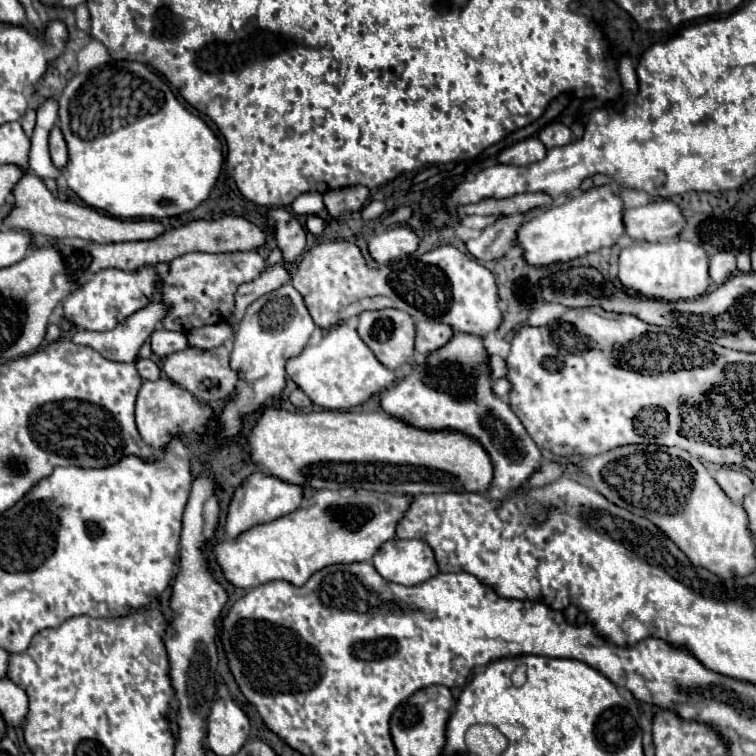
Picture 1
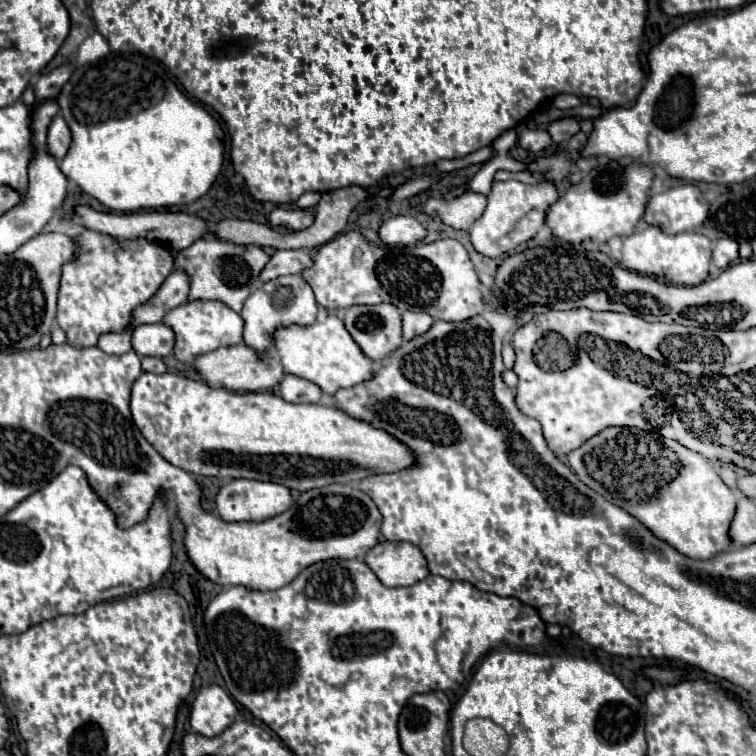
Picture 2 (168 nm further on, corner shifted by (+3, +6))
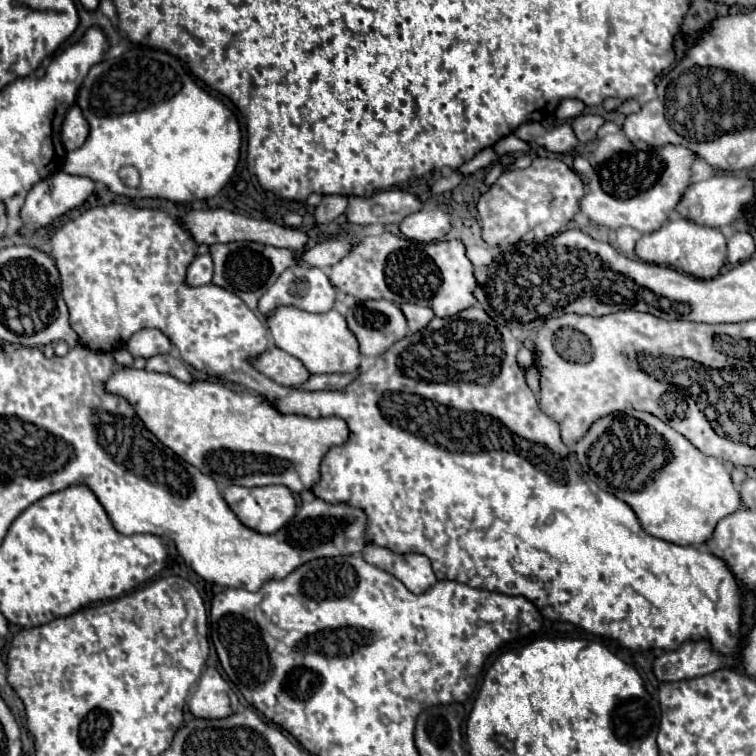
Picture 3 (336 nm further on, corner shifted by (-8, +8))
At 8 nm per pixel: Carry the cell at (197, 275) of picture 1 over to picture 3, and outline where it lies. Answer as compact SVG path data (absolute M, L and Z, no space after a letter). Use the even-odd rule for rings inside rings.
M223 243L211 245L211 257L215 263L213 283L237 293L251 311L257 311L257 303L261 295L271 287L271 269L273 269L273 283L277 277L293 263L293 253L279 247L269 247L263 243Z

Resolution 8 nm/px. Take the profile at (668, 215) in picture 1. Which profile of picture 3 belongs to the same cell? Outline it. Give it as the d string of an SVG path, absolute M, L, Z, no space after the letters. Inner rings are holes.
M715 175L711 179L705 179L705 181L699 181L699 183L693 183L679 207L677 207L677 213L685 219L691 219L699 225L707 225L707 227L723 227L723 225L731 225L739 213L743 211L745 205L749 205L755 197L755 181L749 179L749 177L735 177L735 175Z

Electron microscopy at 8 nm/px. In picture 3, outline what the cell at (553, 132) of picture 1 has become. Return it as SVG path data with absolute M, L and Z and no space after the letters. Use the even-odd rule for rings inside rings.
M579 115L577 119L573 119L573 131L581 143L587 143L597 137L597 129L603 123L605 119L599 115Z

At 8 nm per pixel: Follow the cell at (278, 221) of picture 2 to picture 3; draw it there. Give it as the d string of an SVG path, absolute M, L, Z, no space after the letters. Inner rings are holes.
M325 195L315 211L317 223L331 223L339 215L343 215L347 209L347 197L343 195Z

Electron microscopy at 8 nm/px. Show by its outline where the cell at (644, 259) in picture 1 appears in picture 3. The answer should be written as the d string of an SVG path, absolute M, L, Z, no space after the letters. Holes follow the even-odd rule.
M685 217L671 219L659 231L643 235L635 245L635 253L639 259L655 265L667 265L699 279L711 279L719 275L719 269L725 263L725 251L727 251L727 241L719 229L697 225Z

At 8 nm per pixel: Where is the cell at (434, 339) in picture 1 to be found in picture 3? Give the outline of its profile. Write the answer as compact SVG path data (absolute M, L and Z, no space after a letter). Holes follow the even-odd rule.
M401 303L399 309L403 311L403 315L407 317L407 323L409 323L409 331L415 333L415 331L421 331L435 315L429 307L419 307L419 305L411 305L411 303Z

